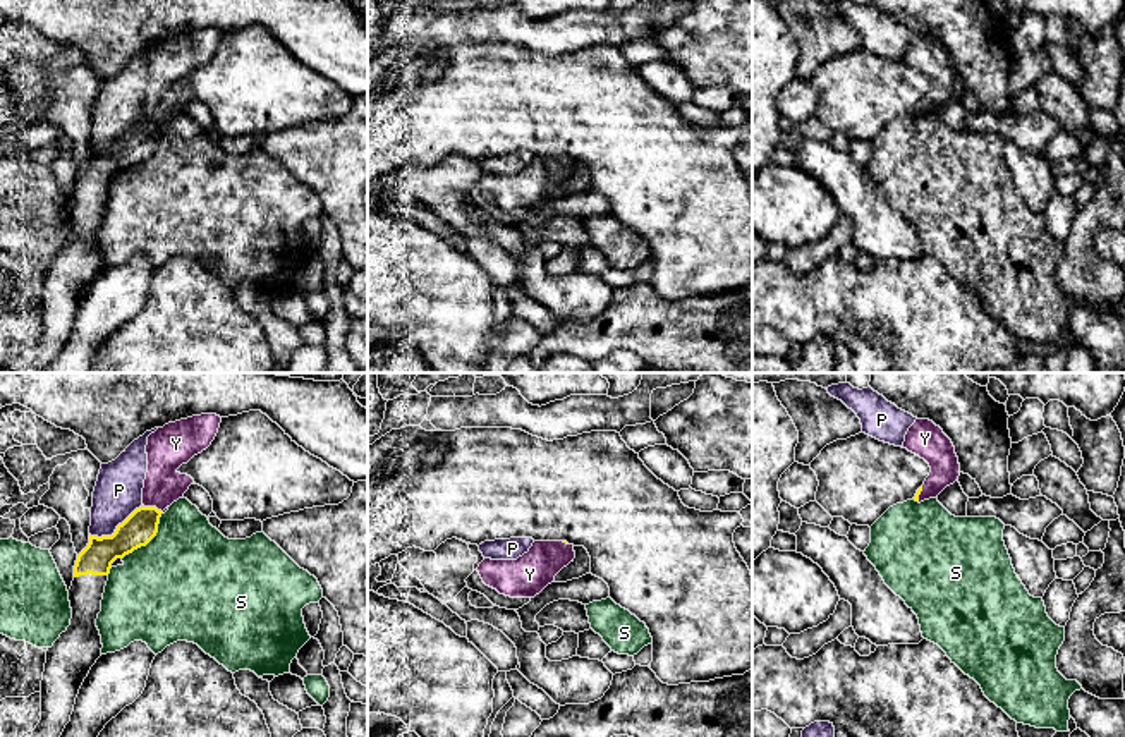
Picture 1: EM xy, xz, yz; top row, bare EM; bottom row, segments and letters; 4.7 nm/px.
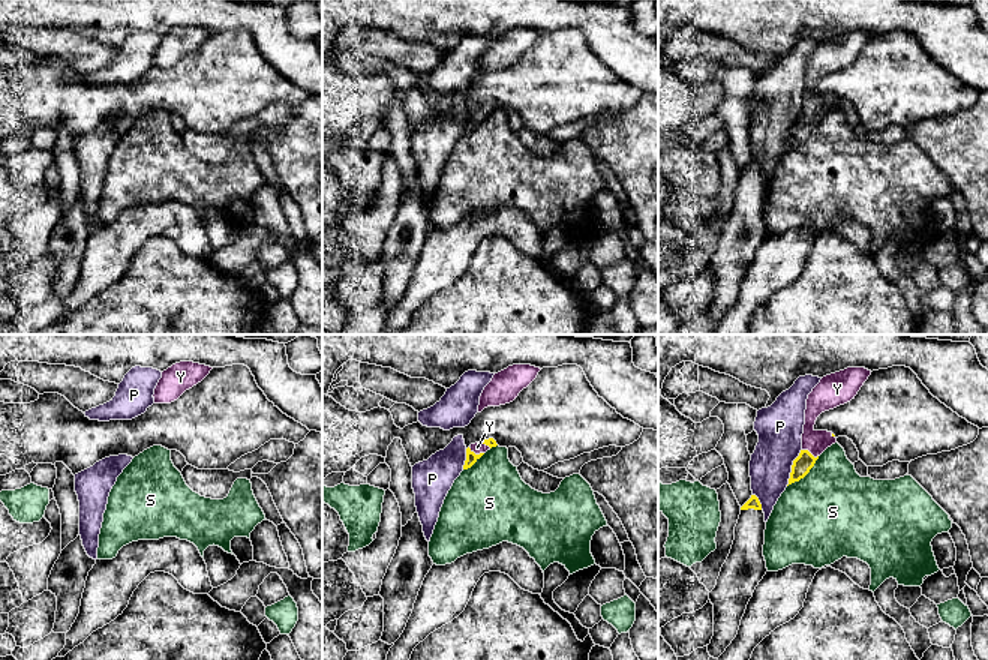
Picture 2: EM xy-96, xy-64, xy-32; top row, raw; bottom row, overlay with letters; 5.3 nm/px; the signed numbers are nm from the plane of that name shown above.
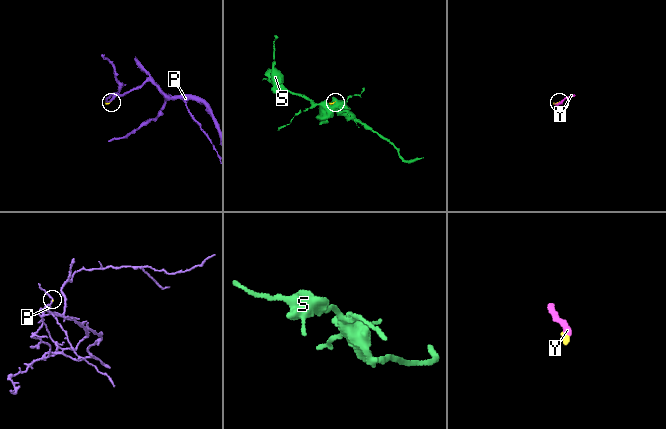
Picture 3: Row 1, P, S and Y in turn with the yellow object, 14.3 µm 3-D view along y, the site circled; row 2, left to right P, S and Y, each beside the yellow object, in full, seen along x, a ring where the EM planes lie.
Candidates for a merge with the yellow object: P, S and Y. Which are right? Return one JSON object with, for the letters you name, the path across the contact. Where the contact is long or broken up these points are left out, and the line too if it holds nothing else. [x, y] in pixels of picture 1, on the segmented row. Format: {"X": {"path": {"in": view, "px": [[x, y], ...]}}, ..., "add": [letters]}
{"Y": {"path": {"in": "xy", "px": [[139, 528], [153, 507], [164, 485]]}}, "add": ["Y"]}

